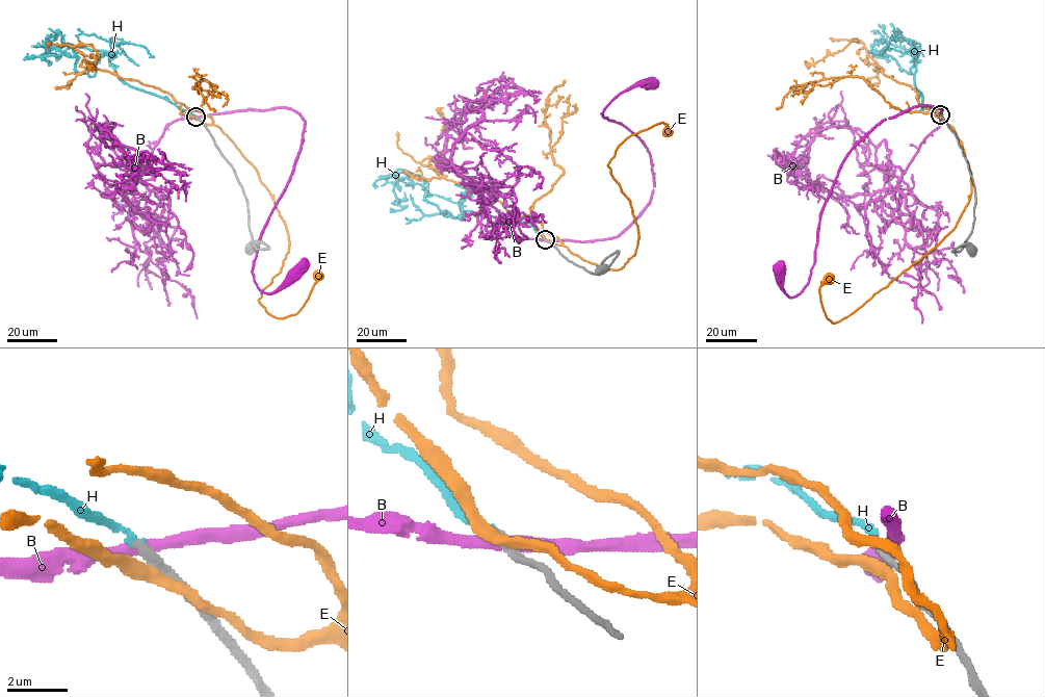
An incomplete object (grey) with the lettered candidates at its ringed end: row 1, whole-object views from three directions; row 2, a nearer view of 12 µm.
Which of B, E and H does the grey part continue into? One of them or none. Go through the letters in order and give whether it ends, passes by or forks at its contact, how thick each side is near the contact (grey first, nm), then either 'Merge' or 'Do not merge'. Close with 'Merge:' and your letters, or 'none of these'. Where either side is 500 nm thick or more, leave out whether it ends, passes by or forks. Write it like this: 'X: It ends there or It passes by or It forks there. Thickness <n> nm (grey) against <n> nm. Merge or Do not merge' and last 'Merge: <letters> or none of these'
B: It passes by. Thickness 320 nm (grey) against 380 nm. Do not merge
E: It passes by. Thickness 360 nm (grey) against 360 nm. Do not merge
H: It ends there. Thickness 280 nm (grey) against 190 nm. Merge
Merge: H

